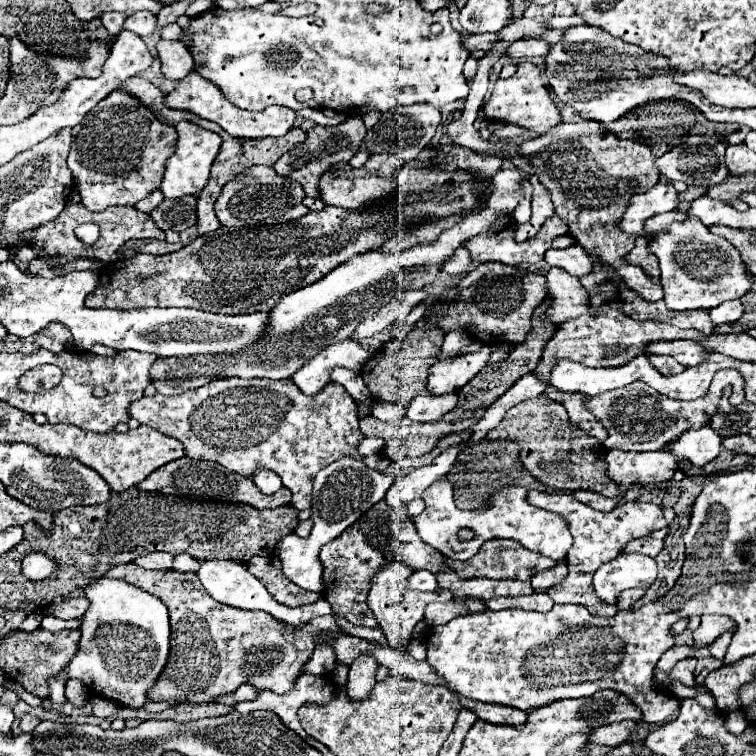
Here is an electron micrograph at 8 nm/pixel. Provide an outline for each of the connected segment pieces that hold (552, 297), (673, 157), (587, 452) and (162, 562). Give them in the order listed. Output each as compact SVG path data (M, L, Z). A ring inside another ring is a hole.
M552 267L546 275L546 319L552 325L570 321L588 313L588 291L580 279L560 267Z
M688 135L680 145L672 151L664 153L656 159L656 167L662 177L670 181L682 181L686 185L716 185L728 177L728 169L724 165L724 151L728 143L724 137L698 137Z
M546 395L528 399L512 407L496 429L488 433L490 439L510 439L520 445L522 465L544 485L562 491L594 491L606 497L618 495L616 483L606 477L605 461L601 460L602 444L596 438L582 433L576 426L570 425L564 405L546 399Z
M150 553L136 559L136 565L144 569L172 569L174 557L170 553Z

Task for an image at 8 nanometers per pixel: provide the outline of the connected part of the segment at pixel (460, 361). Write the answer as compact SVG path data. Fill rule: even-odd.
M490 345L480 347L474 353L456 355L438 361L432 365L432 371L428 375L426 389L430 395L450 395L458 389L462 389L470 379L474 379L488 363L492 353Z

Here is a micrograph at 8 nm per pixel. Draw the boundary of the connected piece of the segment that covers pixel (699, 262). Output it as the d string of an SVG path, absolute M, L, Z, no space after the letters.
M688 217L684 223L672 223L670 233L656 233L650 241L650 249L660 259L662 285L670 285L670 295L664 295L670 311L710 311L722 301L740 299L752 289L752 277L744 273L744 261L738 249L712 235L696 217Z

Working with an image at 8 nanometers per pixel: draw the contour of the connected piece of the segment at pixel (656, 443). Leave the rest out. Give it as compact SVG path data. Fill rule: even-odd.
M722 369L714 375L706 397L696 399L696 401L674 401L664 395L658 397L658 393L652 391L648 385L636 381L622 389L614 389L614 391L596 395L596 397L586 397L584 403L586 403L588 411L592 411L594 417L608 431L606 449L658 451L666 443L676 439L682 431L688 431L694 425L696 427L706 425L708 417L712 417L712 413L716 413L722 390L729 382L739 382L739 390L743 390L744 393L744 380L740 372L735 369Z

